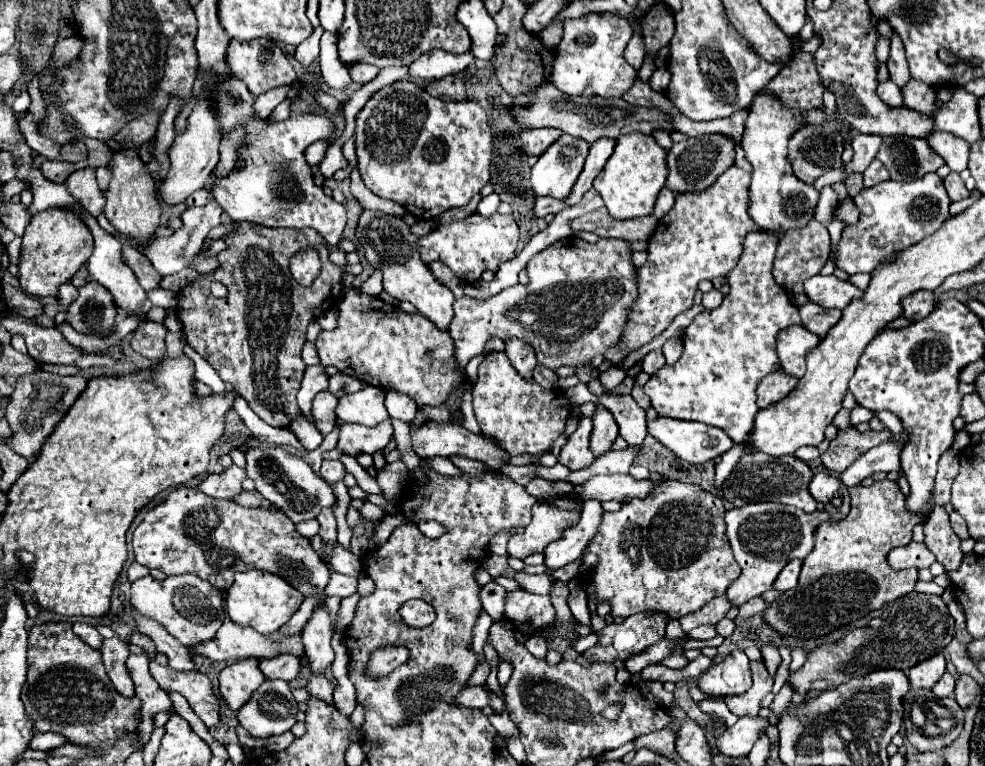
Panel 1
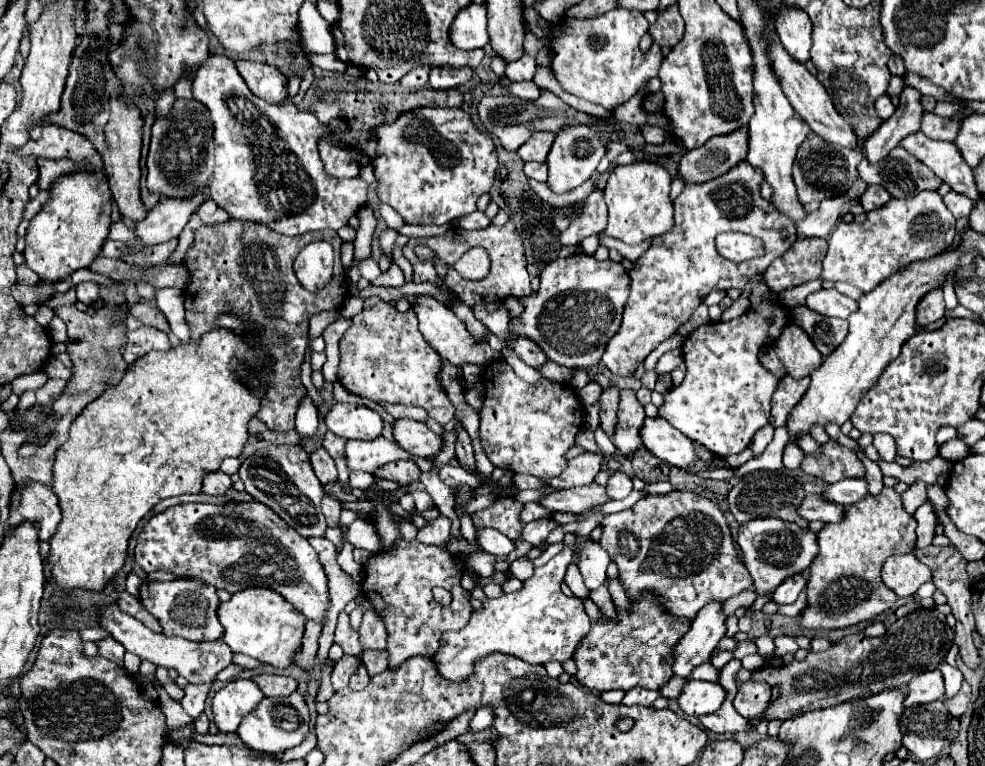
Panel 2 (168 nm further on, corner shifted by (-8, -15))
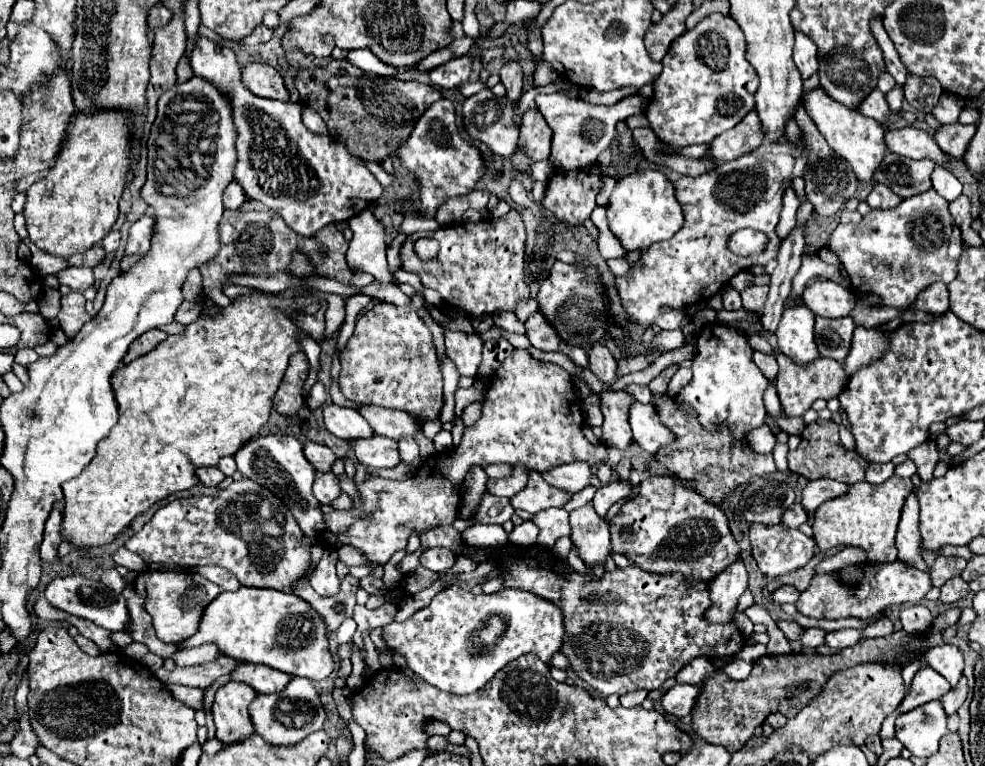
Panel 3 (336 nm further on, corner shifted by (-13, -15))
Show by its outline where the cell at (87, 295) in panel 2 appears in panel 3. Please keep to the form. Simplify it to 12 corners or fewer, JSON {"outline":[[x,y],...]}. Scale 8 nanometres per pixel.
{"outline":[[68,267],[56,277],[72,291],[94,285],[88,267]]}

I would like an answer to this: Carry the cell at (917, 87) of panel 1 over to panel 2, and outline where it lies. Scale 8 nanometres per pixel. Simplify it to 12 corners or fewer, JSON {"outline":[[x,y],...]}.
{"outline":[[925,113],[921,131],[929,139],[955,141],[961,121]]}

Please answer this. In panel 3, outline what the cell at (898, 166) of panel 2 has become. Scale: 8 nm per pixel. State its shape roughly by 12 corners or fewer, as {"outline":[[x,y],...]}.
{"outline":[[886,153],[874,173],[900,197],[932,187],[934,163]]}

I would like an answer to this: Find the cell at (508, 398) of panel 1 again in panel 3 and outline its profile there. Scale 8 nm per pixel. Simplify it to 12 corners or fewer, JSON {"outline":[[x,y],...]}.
{"outline":[[516,349],[460,447],[414,477],[366,477],[326,515],[330,547],[384,565],[452,525],[472,465],[606,459],[572,375]]}

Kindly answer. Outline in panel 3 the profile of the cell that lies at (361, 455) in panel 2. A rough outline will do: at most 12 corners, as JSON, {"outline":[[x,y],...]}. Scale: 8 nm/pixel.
{"outline":[[358,439],[354,453],[366,467],[396,467],[398,443]]}

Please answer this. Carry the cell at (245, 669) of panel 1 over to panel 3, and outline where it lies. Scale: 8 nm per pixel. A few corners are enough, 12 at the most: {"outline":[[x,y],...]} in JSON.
{"outline":[[230,681],[216,691],[218,739],[236,743],[254,733],[248,705],[256,691]]}

